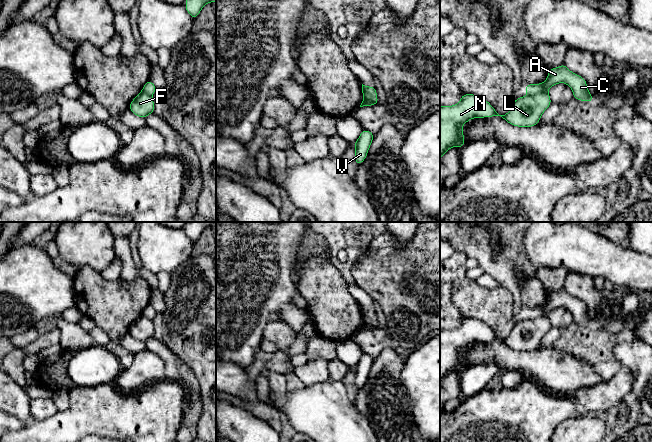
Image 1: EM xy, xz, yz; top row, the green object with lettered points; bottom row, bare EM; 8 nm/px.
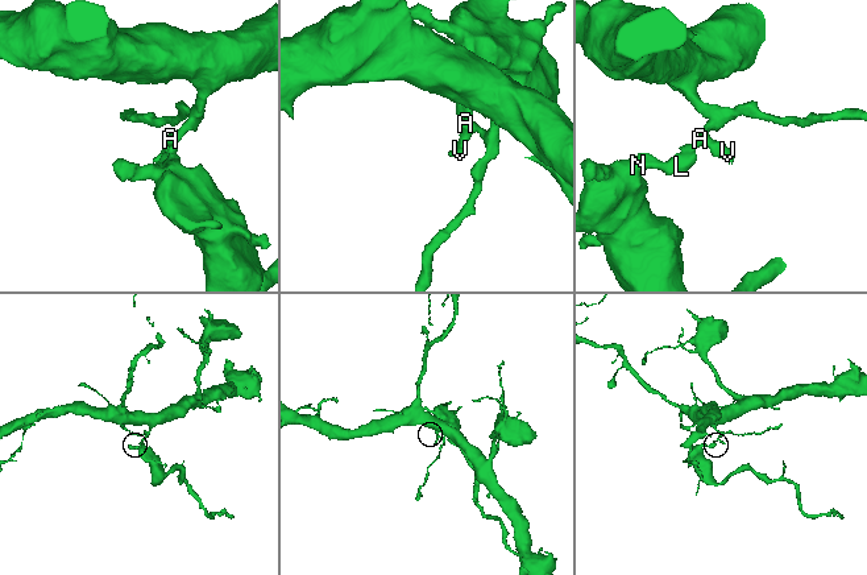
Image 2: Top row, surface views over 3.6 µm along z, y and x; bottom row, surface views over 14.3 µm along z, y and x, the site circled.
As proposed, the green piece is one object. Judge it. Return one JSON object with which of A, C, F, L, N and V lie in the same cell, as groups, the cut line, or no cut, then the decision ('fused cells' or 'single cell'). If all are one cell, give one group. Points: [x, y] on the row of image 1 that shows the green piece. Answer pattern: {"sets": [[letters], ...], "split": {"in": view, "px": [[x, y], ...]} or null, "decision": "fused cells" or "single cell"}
{"sets": [["A", "C", "V"], ["F", "L", "N"]], "split": {"in": "yz", "px": [[546, 91], [528, 95]]}, "decision": "fused cells"}

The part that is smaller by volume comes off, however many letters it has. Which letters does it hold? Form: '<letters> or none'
F, L, N

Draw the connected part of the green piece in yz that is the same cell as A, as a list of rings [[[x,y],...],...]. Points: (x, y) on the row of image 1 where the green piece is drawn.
[[[565,64],[548,70],[547,79],[540,84],[527,84],[525,90],[528,95],[547,92],[553,85],[558,83],[567,84],[573,91],[573,96],[579,101],[592,102],[593,96],[589,93],[585,79],[572,71]]]

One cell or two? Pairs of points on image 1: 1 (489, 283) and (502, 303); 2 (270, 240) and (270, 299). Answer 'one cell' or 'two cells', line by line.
1: two cells
2: one cell

